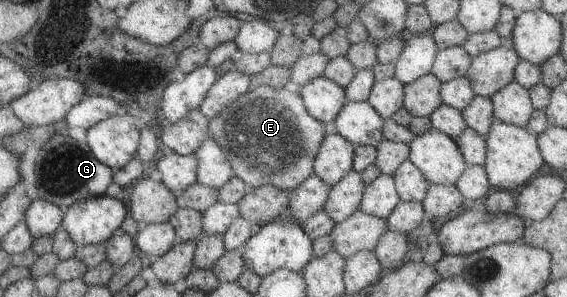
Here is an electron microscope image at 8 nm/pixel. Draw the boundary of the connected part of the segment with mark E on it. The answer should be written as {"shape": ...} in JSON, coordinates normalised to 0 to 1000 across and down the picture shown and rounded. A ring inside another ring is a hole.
{"shape":[[[455,286],[423,316],[404,343],[384,384],[365,411],[367,468],[374,468],[397,519],[409,562],[409,586],[420,596],[439,633],[459,623],[480,623],[499,643],[520,636],[538,599],[552,586],[552,539],[563,485],[578,451],[582,431],[550,397],[533,357],[531,323],[501,293]]]}

